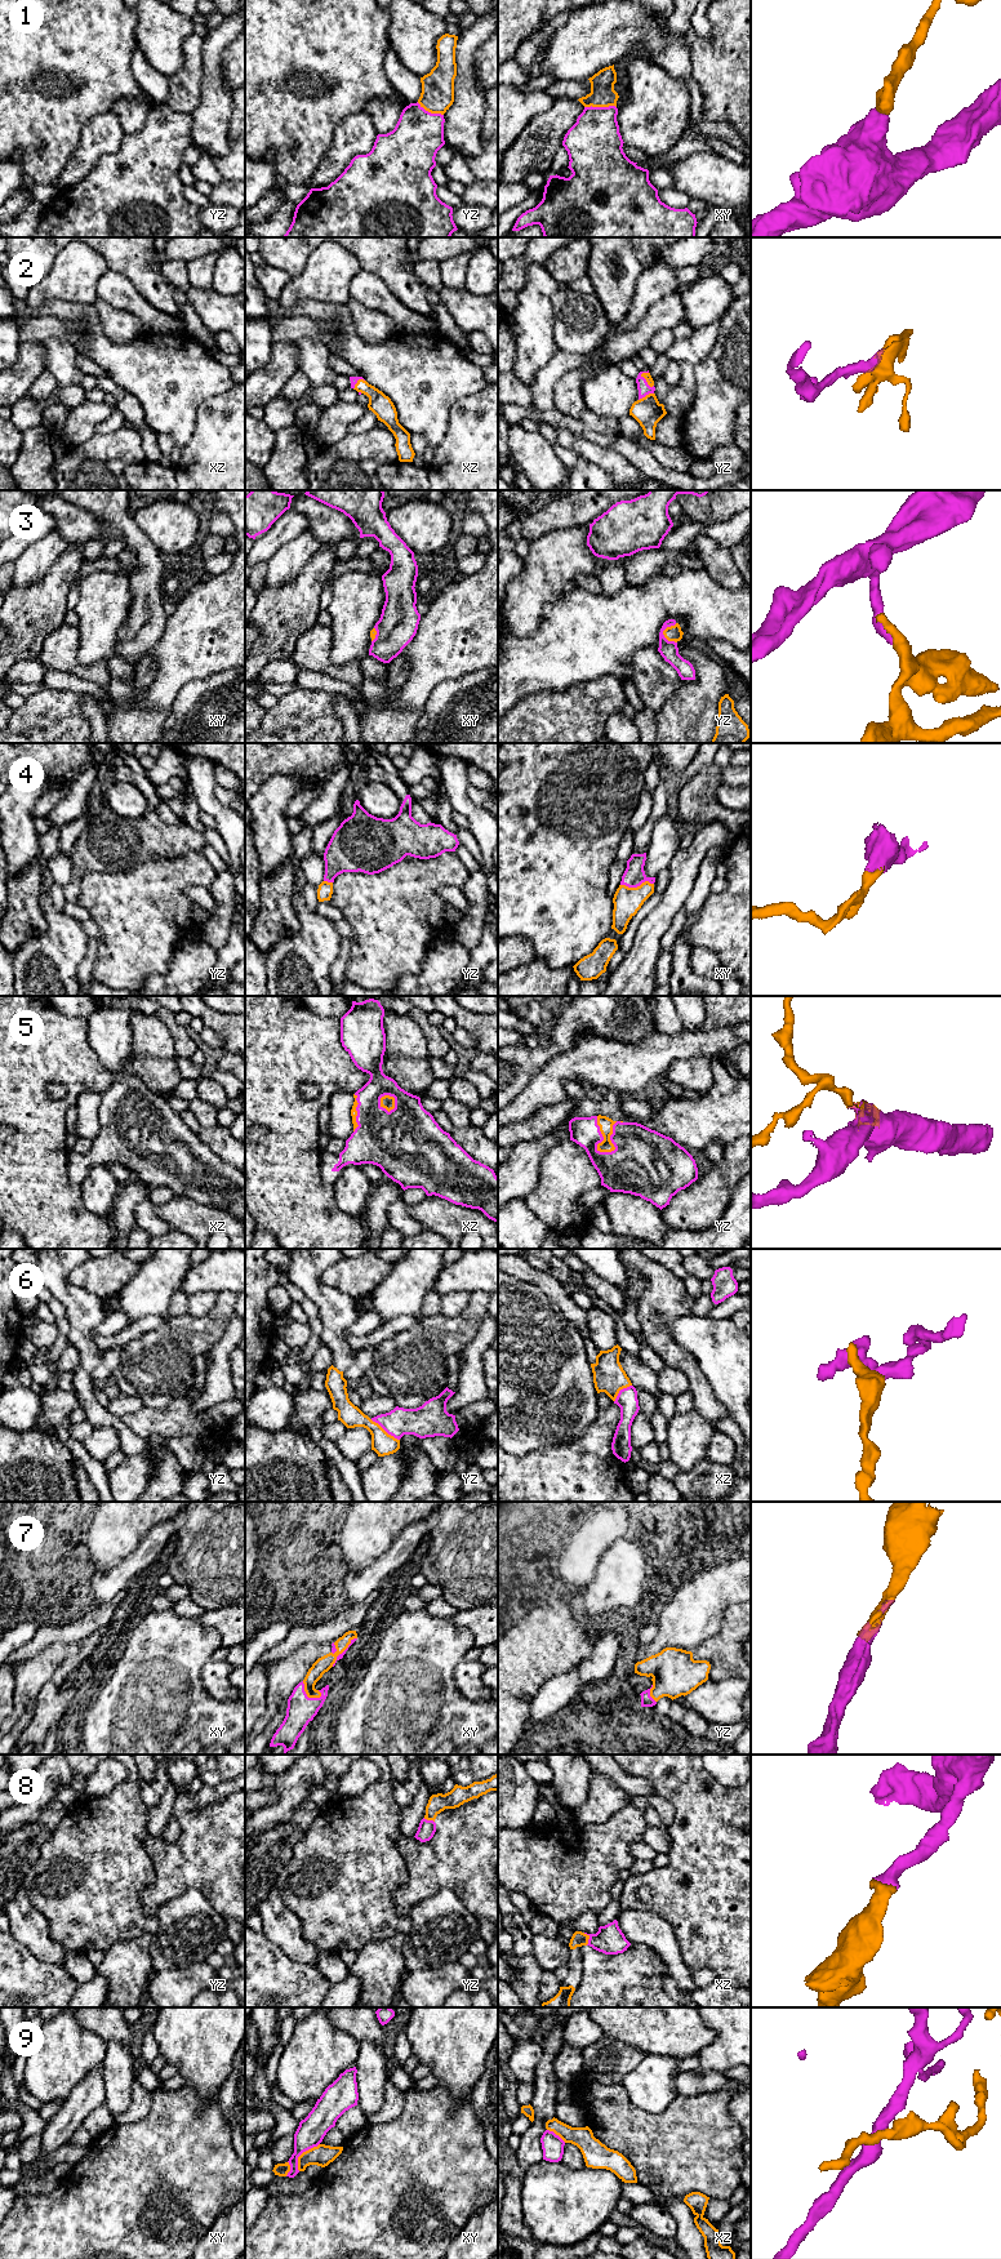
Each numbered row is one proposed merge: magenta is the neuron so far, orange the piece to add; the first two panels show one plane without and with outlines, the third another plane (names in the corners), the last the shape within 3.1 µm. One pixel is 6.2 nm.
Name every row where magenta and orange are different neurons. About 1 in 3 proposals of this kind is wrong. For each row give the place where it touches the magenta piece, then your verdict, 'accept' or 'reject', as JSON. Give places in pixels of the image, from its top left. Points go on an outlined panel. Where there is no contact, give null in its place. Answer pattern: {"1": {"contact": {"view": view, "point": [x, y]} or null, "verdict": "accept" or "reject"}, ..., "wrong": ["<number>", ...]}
{"1": {"contact": {"view": "xy", "point": [600, 107]}, "verdict": "reject"}, "2": {"contact": {"view": "yz", "point": [645, 379]}, "verdict": "accept"}, "3": {"contact": {"view": "yz", "point": [664, 628]}, "verdict": "accept"}, "4": {"contact": {"view": "xy", "point": [636, 886]}, "verdict": "accept"}, "5": {"contact": {"view": "yz", "point": [603, 1139]}, "verdict": "accept"}, "6": {"contact": {"view": "yz", "point": [385, 1430]}, "verdict": "reject"}, "7": {"contact": {"view": "xy", "point": [306, 1695]}, "verdict": "accept"}, "8": {"contact": {"view": "xz", "point": [590, 1938]}, "verdict": "accept"}, "9": {"contact": {"view": "xy", "point": [302, 2152]}, "verdict": "reject"}, "wrong": ["1", "6", "9"]}

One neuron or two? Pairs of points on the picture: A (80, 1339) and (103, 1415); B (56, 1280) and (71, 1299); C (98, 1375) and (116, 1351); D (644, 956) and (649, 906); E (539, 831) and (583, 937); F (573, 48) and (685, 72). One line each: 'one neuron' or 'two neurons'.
A: one neuron
B: one neuron
C: one neuron
D: two neurons
E: one neuron
F: one neuron

